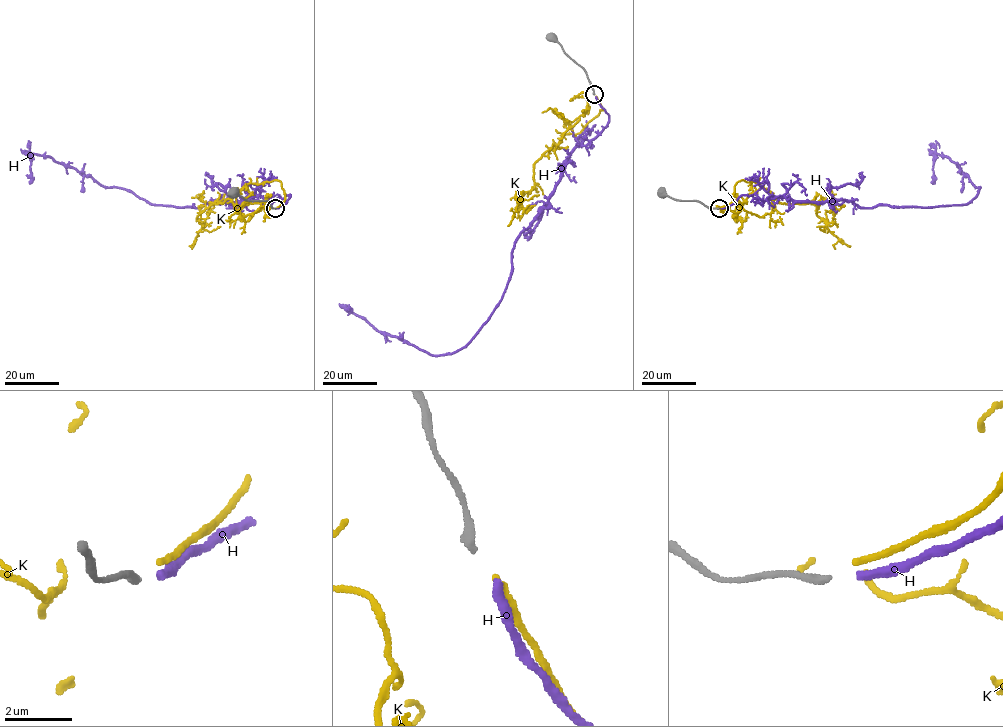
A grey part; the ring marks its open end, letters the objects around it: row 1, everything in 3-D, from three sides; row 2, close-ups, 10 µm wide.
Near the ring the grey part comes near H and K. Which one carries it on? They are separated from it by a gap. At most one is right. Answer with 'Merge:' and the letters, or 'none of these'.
Merge: H

